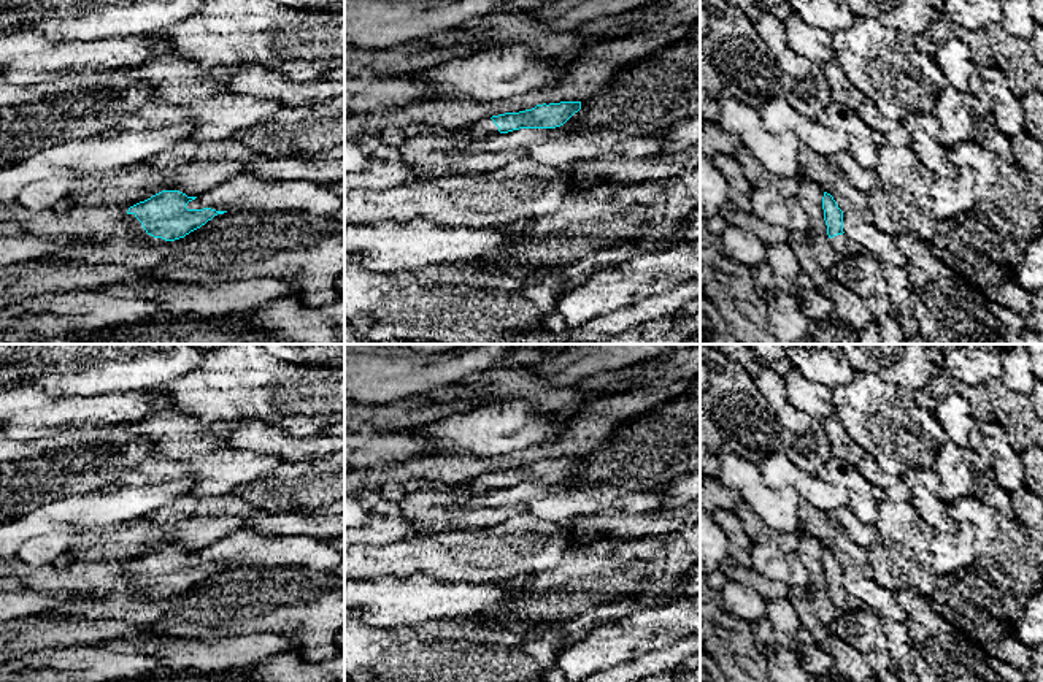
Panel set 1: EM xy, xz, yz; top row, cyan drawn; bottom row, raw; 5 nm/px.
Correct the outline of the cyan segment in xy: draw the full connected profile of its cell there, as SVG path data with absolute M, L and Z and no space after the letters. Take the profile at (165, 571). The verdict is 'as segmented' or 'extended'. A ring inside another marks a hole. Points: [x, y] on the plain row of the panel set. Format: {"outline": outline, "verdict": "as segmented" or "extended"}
{"outline": "M162 546L129 563L127 585L141 590L151 600L160 600L184 593L214 571L227 568L211 563L187 565L187 558L195 554L179 546Z", "verdict": "extended"}

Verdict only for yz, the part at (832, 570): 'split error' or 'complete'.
split error

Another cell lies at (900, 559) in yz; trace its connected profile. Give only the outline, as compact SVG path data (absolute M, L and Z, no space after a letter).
M879 501L873 523L878 541L867 549L873 579L892 593L908 588L929 598L937 584L932 569L935 530L911 503Z

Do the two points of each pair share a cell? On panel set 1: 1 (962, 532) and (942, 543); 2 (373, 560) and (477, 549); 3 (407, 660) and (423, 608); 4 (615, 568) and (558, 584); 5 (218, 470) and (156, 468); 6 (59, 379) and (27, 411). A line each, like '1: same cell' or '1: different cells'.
1: same cell
2: same cell
3: different cells
4: same cell
5: same cell
6: different cells

